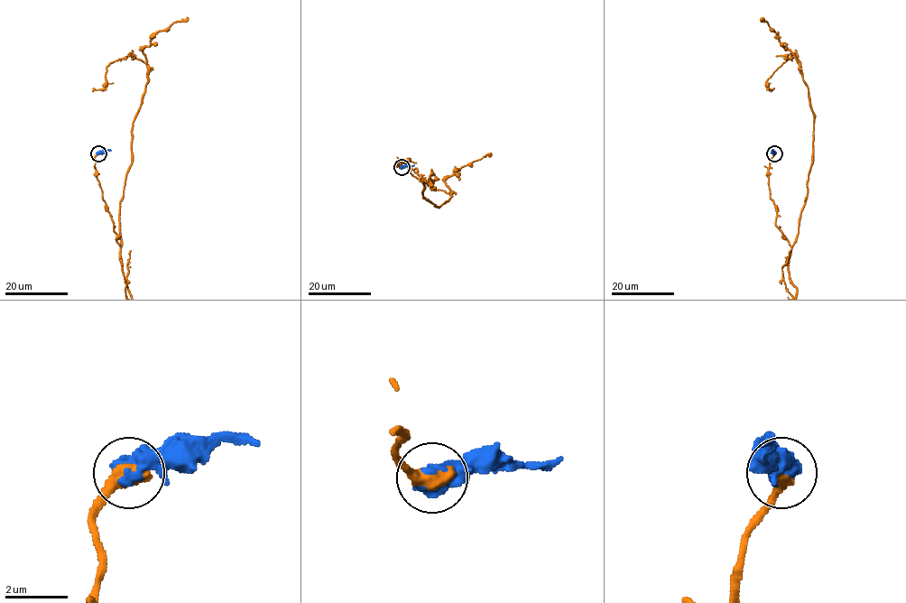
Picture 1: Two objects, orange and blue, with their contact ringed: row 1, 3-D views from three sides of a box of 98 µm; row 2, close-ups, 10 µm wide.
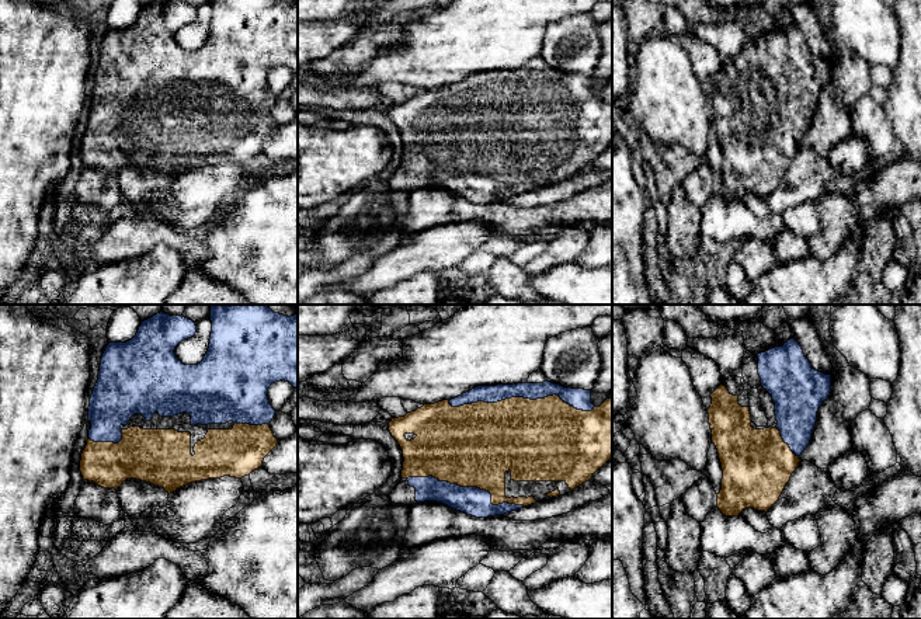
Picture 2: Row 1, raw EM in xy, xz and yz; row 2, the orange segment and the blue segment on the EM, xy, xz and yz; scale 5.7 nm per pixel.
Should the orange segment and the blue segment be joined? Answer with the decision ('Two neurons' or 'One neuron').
One neuron

